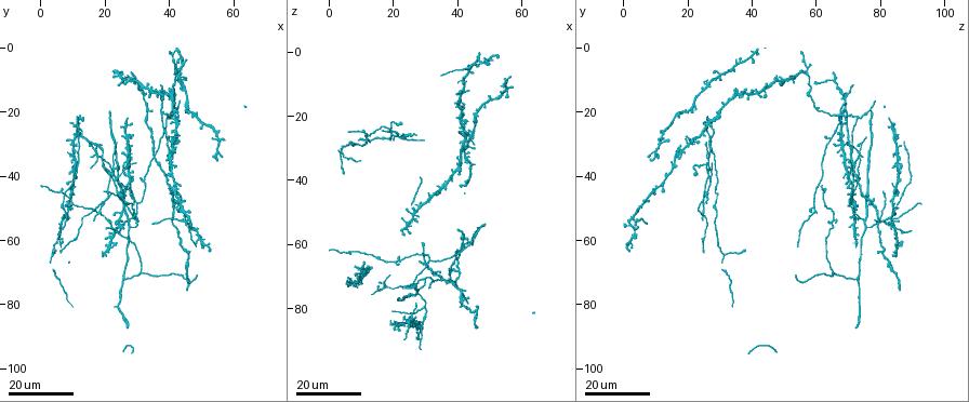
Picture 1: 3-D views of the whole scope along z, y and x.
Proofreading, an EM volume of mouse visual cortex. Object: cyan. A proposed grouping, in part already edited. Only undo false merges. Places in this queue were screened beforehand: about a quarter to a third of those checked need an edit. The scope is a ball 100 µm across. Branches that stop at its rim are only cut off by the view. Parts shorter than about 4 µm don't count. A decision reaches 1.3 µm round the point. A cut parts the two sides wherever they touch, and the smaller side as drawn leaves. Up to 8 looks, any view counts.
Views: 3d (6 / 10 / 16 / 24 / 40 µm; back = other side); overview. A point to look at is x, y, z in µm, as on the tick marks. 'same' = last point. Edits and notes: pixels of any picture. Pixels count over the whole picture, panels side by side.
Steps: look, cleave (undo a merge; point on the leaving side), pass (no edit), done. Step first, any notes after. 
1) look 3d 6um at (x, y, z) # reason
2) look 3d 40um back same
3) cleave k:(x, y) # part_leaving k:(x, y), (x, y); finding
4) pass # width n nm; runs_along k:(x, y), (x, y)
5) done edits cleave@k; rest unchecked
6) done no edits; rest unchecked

look 3d 24um at (45, 54, 5) # arms run side by side

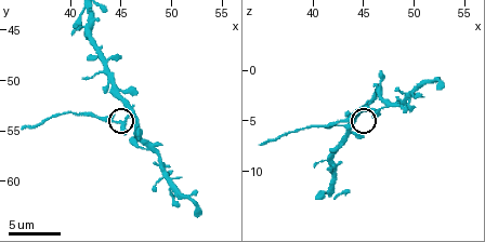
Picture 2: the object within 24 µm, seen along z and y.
look 3d 6um at (44.8, 54.2, 4.0)

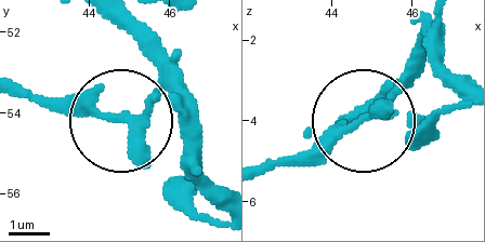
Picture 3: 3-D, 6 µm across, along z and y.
cleave 3:(87, 101) # arms 4; part_leaving 3:(133, 118), (23, 94); two cells meet here

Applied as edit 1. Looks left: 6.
look 3d 24um at (17, 32, 74) # three arms meet

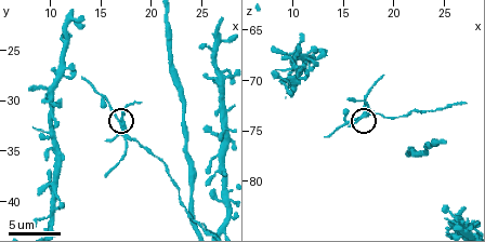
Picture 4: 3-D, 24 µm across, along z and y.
look 3d 10um same

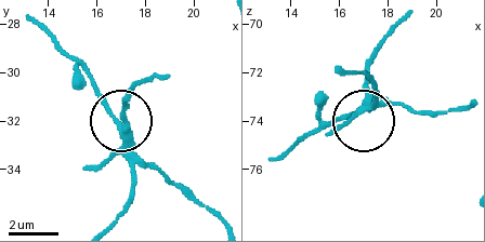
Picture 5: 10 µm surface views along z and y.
cleave 5:(101, 162) # width 220 nm; part_leaving 5:(128, 144), (134, 191), (113, 223); a second cell is stuck on

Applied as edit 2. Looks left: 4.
look 3d 24um at (22, 55, 65) # side arm on a straight run

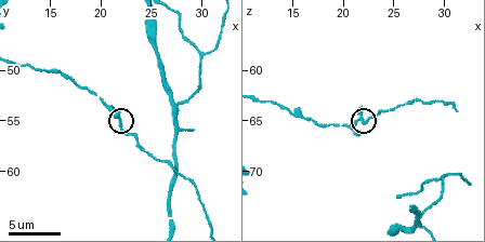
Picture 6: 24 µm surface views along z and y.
look 3d 10um same

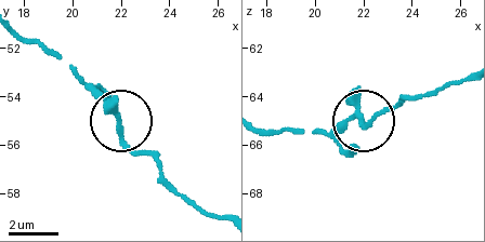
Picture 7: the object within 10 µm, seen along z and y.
pass # all the same cell

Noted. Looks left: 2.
look 3d 16um at (31, 70, 65) # thin arm on a thick one

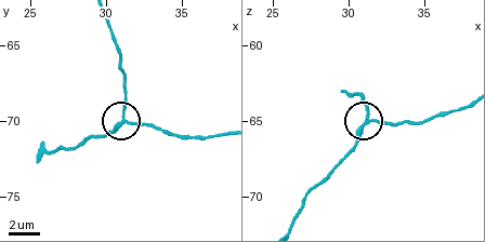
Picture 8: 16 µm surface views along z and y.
look 3d 6um at (31.2, 70.0, 65.0) # closer look

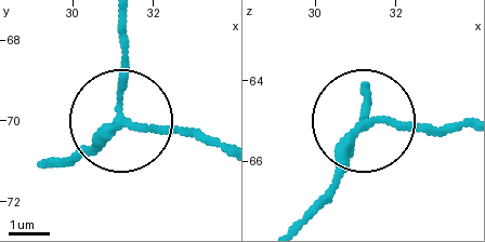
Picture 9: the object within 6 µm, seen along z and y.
pass # arms 3; runs_along 9:(304, 214), (359, 125), (462, 121); continuous, no second cell

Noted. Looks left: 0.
done edits cleave@3, cleave@5; rest unchecked

